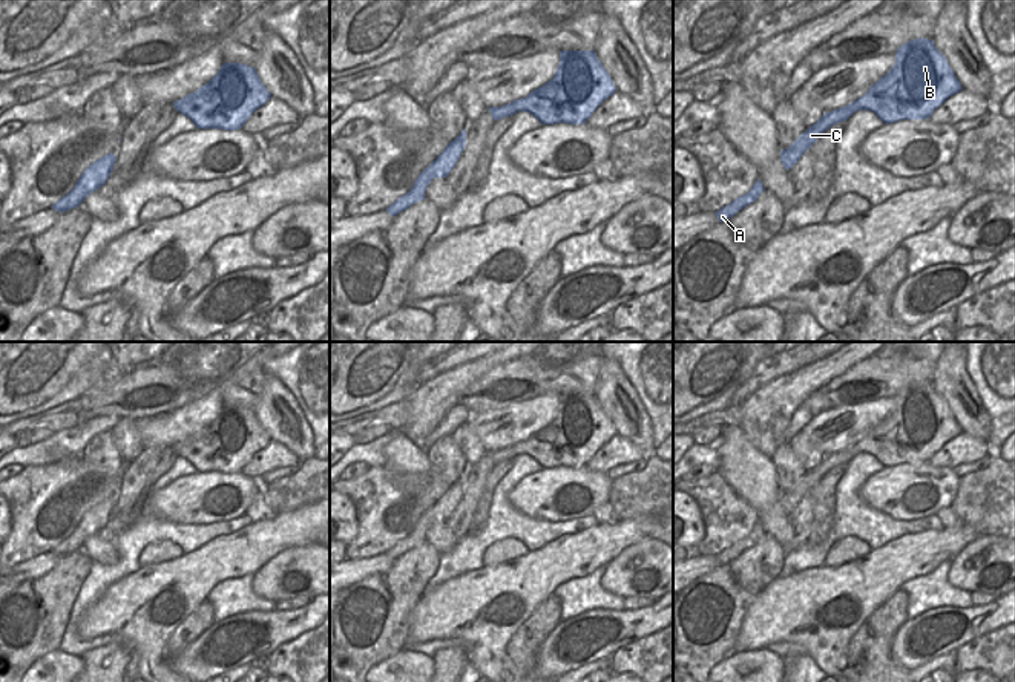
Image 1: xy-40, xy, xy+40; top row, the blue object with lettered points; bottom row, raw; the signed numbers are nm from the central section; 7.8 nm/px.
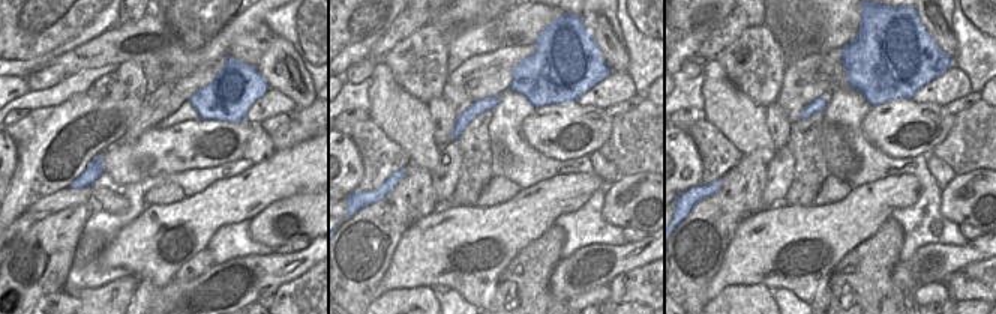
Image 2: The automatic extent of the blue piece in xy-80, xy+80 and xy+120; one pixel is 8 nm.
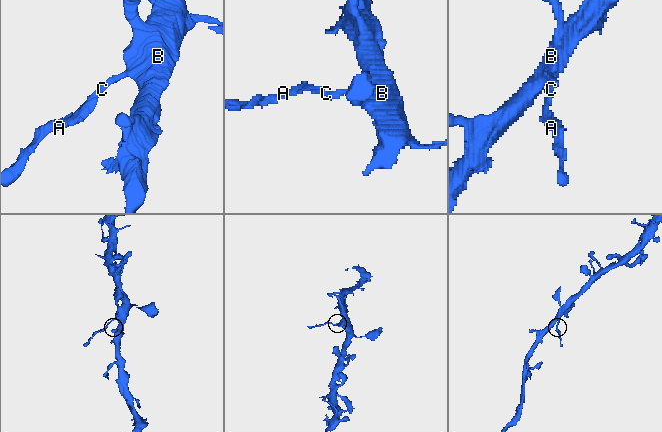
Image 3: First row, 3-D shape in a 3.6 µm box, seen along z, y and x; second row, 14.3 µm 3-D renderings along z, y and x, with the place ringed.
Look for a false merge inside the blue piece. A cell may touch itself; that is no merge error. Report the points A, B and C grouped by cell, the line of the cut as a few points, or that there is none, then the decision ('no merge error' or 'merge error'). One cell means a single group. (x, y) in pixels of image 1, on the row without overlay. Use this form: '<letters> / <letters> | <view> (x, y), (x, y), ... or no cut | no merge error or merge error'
A C / B | xy (503, 449), (512, 449), (518, 454) | merge error

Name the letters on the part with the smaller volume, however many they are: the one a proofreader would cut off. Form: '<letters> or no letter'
A, C

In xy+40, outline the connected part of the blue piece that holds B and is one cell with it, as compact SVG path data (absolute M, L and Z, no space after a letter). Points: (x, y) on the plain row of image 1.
M915 382L897 392L892 412L848 451L871 454L885 467L926 463L961 432L934 383Z

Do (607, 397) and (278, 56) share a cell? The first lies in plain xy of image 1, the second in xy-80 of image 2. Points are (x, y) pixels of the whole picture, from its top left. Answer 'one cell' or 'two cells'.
one cell

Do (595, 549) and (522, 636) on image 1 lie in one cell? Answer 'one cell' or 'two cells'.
two cells

